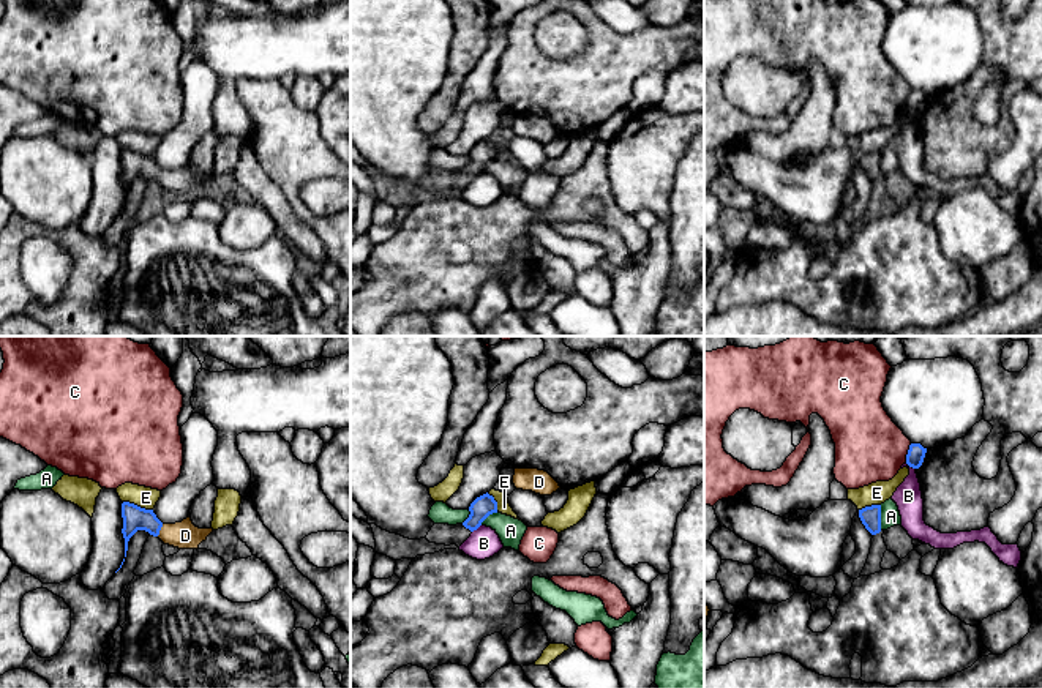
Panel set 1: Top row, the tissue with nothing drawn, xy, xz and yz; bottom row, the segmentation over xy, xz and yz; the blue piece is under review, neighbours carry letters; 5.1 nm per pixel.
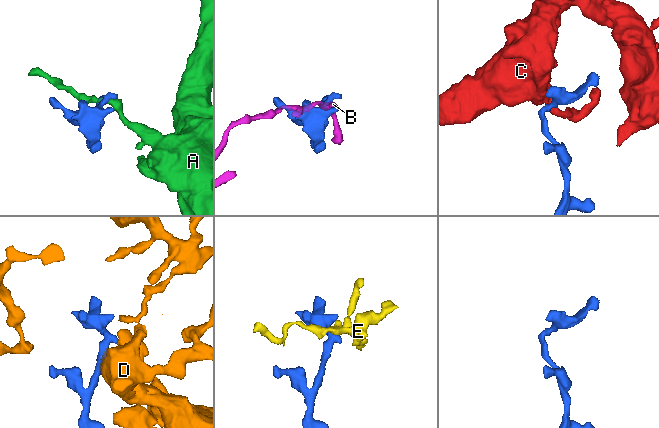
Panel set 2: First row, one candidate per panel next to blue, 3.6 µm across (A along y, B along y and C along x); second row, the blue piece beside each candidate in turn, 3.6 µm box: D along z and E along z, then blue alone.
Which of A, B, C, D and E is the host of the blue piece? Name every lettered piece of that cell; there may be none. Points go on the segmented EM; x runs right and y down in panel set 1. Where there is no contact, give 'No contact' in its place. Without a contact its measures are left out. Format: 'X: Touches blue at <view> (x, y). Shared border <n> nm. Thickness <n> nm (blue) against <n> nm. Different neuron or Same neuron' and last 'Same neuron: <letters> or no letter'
A: Touches blue at yz (880, 518). Shared border 130 nm. Thickness 110 nm (blue) against 100 nm. Different neuron
B: Touches blue at xz (476, 529). Shared border 60 nm. Thickness 110 nm (blue) against 160 nm. Different neuron
C: Touches blue at yz (908, 453). Shared border 110 nm. Thickness 90 nm (blue) against 360 nm. Different neuron
D: Touches blue at xy (160, 529). Shared border 70 nm. Thickness 130 nm (blue) against 140 nm. Same neuron
E: Touches blue at xy (136, 505). Shared border 160 nm. Thickness 130 nm (blue) against 110 nm. Different neuron
Same neuron: D

